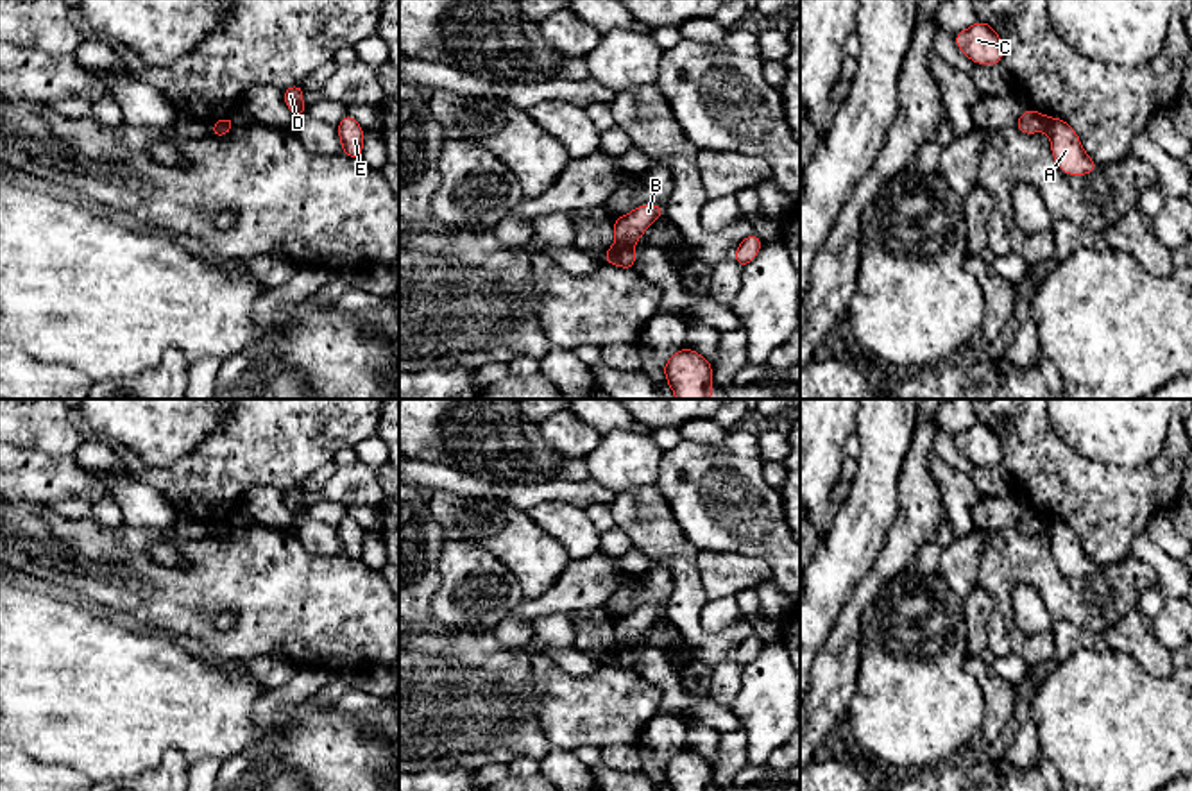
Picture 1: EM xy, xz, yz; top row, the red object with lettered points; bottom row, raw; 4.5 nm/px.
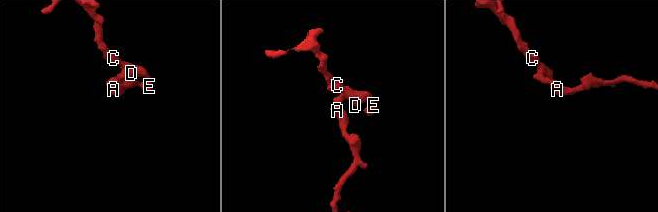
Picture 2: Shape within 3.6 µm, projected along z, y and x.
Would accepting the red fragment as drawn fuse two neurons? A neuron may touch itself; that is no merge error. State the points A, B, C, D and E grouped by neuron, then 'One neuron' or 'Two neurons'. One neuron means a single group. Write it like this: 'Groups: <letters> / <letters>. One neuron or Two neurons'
Groups: A / B C D E. Two neurons

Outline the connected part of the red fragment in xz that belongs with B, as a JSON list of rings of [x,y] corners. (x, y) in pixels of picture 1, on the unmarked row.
[[[643,605],[632,610],[625,617],[614,619],[616,644],[632,646],[643,637],[643,634],[662,616],[666,607]]]

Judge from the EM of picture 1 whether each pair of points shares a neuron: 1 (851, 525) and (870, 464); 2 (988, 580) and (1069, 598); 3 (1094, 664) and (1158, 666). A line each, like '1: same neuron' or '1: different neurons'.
1: same neuron
2: same neuron
3: different neurons

